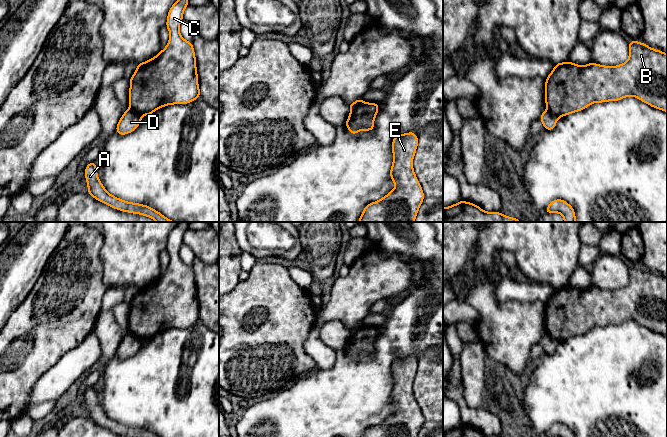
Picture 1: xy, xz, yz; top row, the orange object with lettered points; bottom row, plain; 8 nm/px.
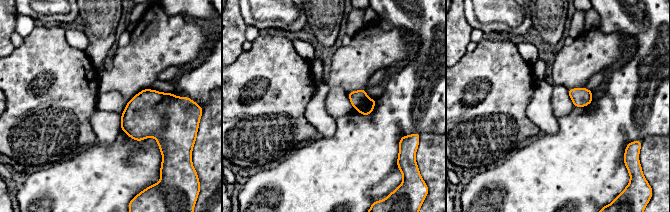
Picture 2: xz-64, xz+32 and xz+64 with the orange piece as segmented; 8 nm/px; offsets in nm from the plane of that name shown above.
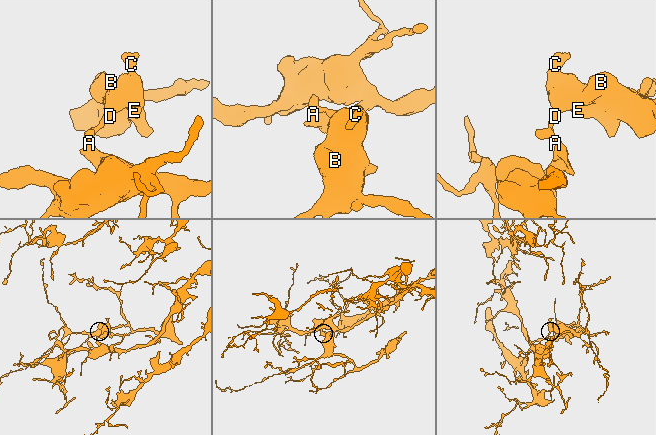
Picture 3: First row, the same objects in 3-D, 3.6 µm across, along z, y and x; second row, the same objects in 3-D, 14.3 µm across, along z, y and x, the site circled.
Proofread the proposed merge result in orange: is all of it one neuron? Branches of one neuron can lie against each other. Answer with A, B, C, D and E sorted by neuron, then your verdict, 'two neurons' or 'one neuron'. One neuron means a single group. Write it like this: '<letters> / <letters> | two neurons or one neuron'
A D / B C E | two neurons

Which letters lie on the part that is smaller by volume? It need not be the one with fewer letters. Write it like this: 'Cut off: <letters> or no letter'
Cut off: B, C, E

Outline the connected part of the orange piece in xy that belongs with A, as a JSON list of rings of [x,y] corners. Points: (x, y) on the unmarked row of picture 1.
[[[92,386],[85,391],[85,401],[88,409],[87,417],[93,422],[123,436],[160,437],[147,429],[127,426],[108,417],[98,402],[96,389],[96,386]]]

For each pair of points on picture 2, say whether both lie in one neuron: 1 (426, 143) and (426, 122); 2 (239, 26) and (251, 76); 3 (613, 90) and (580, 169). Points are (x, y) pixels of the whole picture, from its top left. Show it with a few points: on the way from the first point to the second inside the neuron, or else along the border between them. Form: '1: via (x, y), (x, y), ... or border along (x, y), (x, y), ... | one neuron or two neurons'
1: border along (435, 132), (422, 132), (420, 134) | two neurons
2: border along (243, 51), (232, 63) | two neurons
3: via (612, 110), (612, 120), (590, 142), (588, 149) | one neuron

